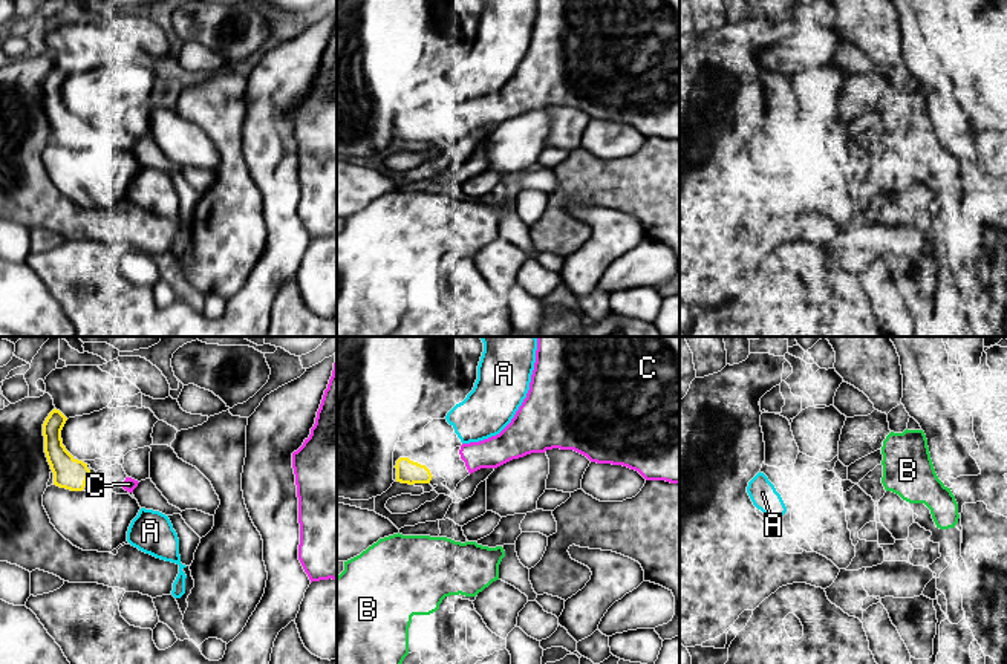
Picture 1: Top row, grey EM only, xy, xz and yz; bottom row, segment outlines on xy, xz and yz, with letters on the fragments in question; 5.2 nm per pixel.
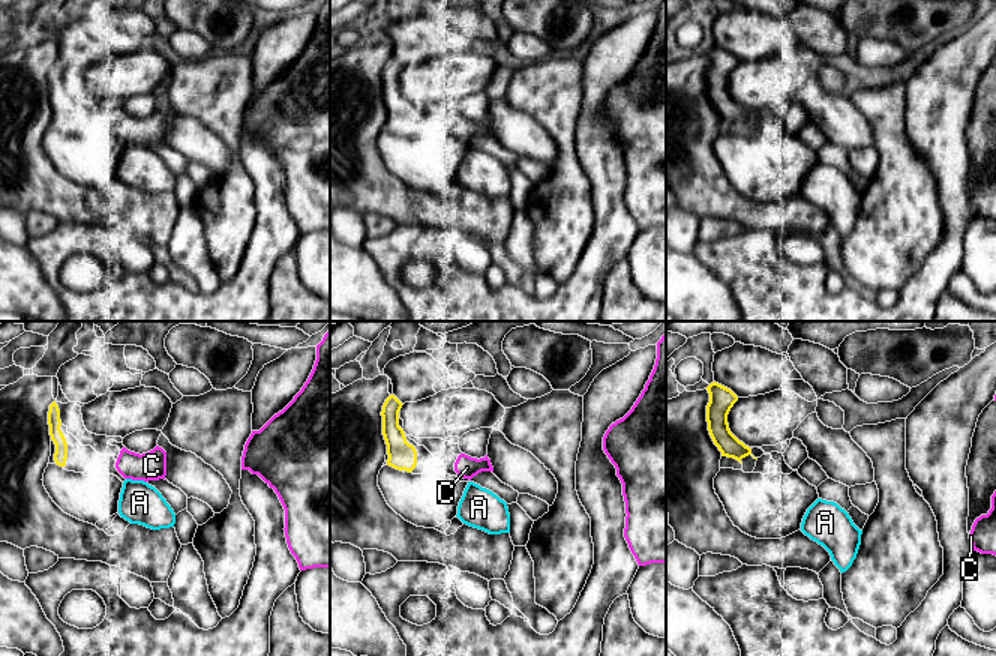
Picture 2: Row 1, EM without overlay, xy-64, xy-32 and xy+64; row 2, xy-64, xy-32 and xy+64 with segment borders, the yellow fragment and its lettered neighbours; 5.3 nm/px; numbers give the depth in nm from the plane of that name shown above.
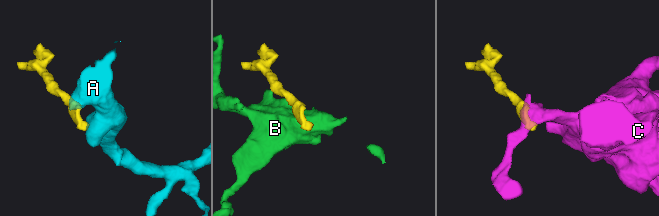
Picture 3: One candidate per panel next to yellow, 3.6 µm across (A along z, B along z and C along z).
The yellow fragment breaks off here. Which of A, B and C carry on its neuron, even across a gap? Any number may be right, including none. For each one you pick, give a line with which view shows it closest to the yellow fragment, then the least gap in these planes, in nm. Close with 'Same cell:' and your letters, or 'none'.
C: xz | 180 nm
Same cell: C

